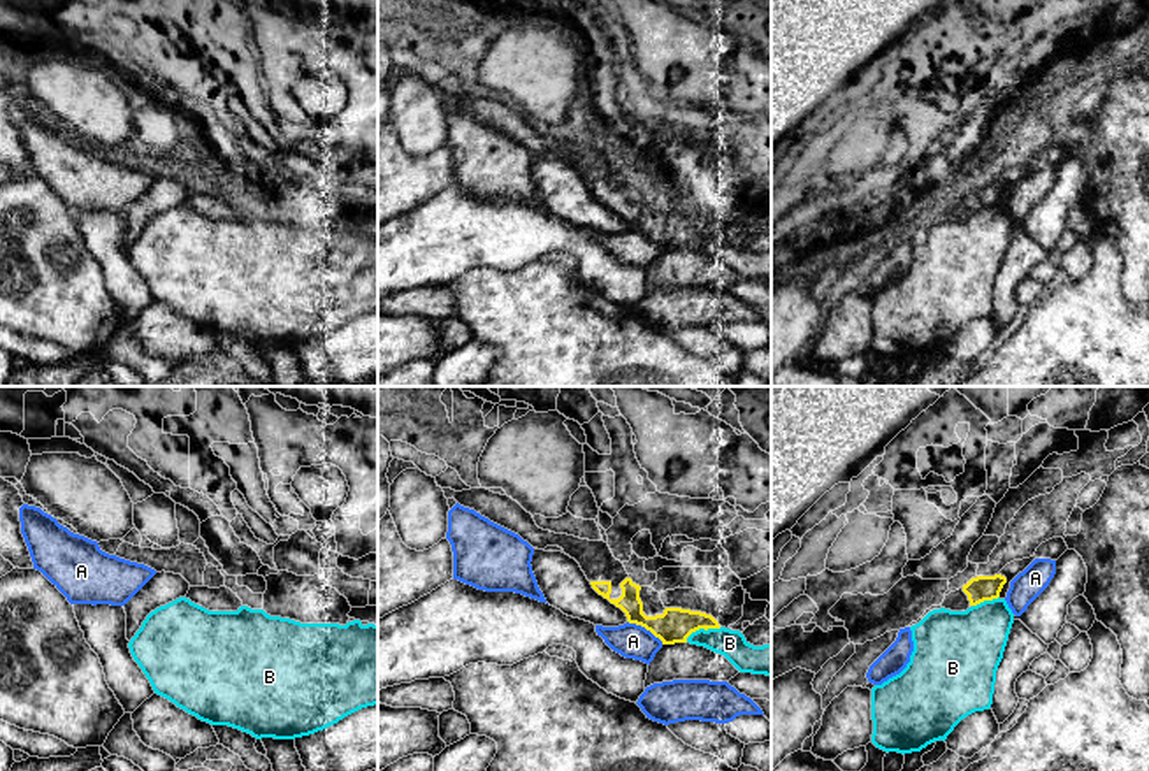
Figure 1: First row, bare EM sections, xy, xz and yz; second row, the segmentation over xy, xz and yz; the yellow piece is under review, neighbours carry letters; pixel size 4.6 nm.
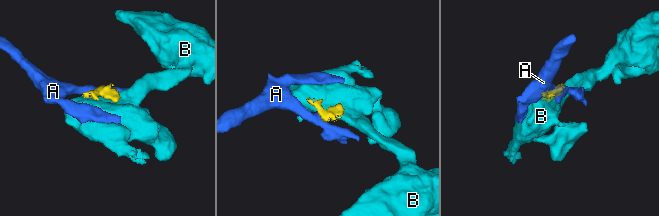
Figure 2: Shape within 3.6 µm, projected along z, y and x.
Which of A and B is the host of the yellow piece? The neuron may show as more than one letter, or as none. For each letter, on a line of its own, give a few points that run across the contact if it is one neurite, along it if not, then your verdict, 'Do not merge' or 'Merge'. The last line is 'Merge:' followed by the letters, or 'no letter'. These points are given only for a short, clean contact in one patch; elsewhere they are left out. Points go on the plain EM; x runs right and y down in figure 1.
A: Line: xz (628, 227), (643, 232), (663, 250). Do not merge
B: Do not merge
Merge: no letter

